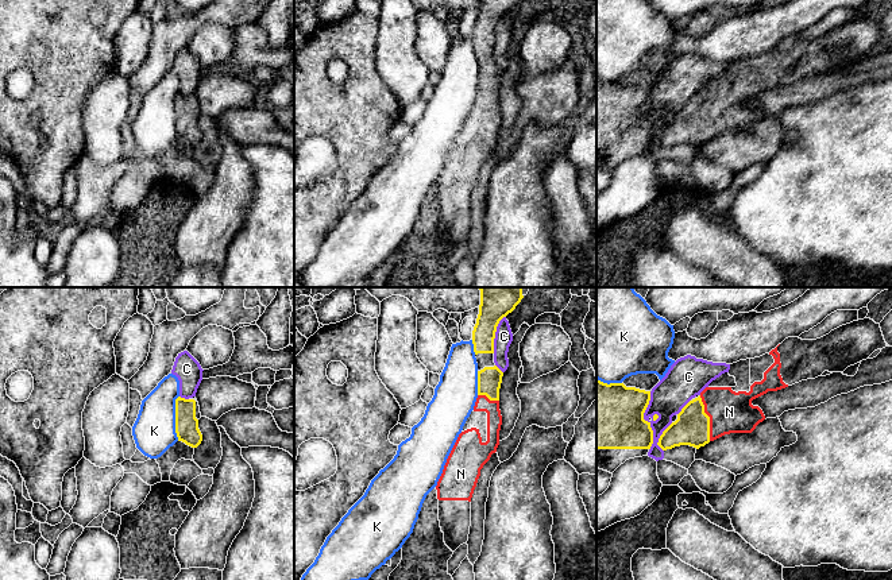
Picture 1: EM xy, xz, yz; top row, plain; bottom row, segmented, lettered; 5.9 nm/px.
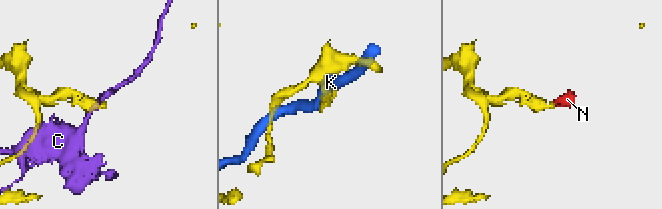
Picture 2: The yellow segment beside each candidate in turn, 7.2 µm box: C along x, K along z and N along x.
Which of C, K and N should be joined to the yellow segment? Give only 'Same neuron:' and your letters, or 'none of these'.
Same neuron: N

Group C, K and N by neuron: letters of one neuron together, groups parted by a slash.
C / K / N

